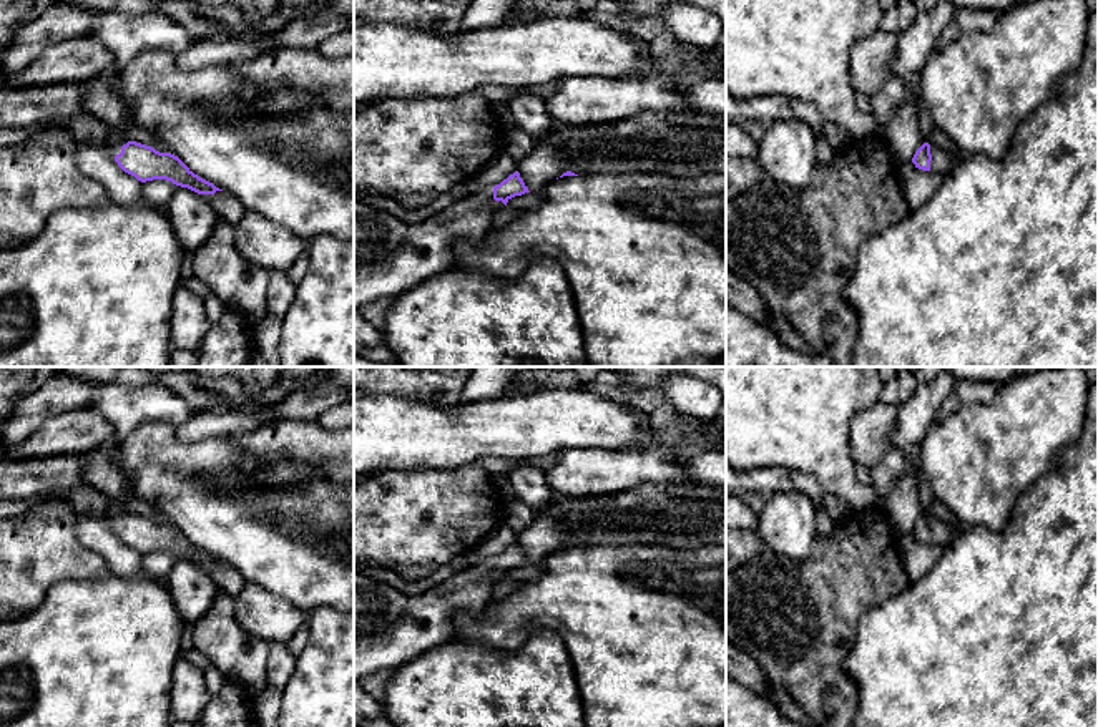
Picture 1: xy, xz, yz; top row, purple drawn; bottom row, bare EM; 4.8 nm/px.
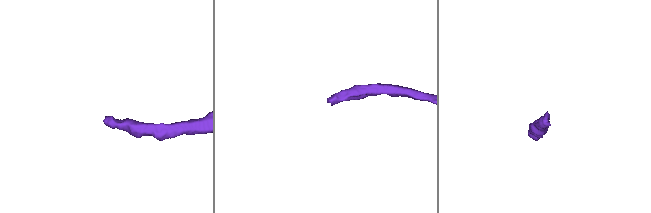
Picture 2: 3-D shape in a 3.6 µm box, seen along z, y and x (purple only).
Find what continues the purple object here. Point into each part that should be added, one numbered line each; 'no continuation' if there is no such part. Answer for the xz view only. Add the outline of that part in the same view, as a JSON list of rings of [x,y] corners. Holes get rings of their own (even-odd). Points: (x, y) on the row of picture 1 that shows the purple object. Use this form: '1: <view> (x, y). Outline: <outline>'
1: xz (429, 248). Outline: [[[482,188],[429,219],[410,224],[394,254],[379,264],[354,267],[354,309],[379,297],[394,299],[450,269],[455,244],[482,241],[492,227],[493,212],[503,206],[493,199],[493,188]]]

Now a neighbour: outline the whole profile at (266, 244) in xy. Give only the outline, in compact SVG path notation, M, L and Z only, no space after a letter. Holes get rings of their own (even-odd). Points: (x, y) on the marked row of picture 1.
M244 211L234 226L239 254L266 271L289 271L304 252L304 239L271 219Z

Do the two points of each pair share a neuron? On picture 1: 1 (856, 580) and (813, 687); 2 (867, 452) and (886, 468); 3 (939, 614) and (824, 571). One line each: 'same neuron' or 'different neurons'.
1: same neuron
2: different neurons
3: different neurons

